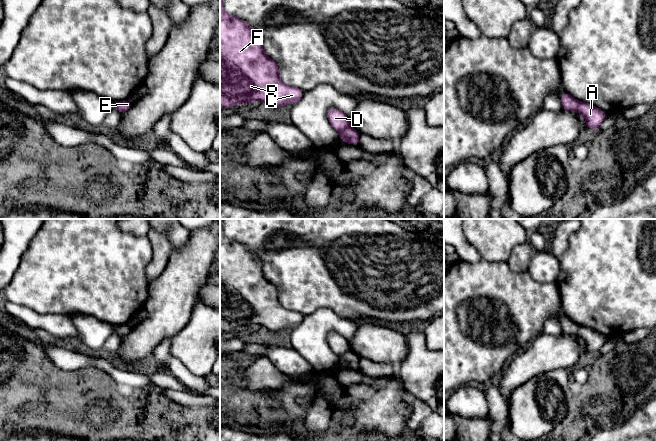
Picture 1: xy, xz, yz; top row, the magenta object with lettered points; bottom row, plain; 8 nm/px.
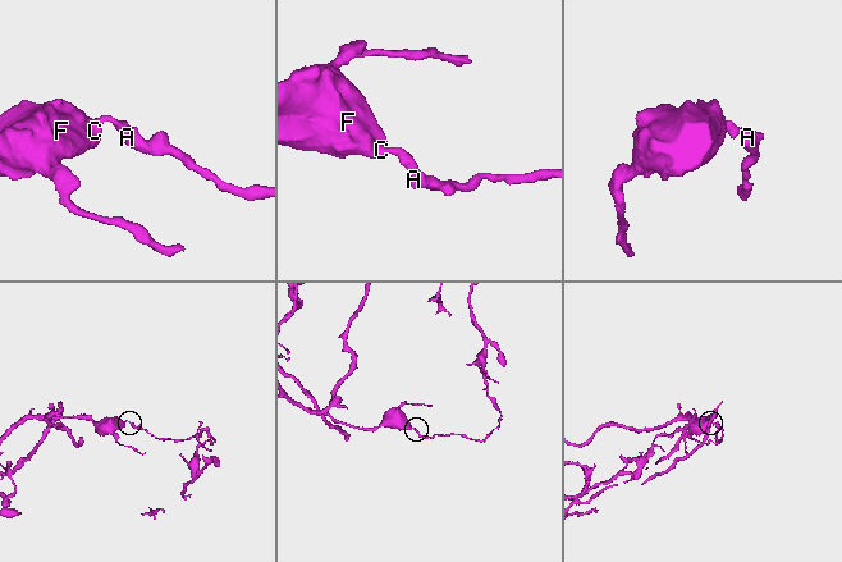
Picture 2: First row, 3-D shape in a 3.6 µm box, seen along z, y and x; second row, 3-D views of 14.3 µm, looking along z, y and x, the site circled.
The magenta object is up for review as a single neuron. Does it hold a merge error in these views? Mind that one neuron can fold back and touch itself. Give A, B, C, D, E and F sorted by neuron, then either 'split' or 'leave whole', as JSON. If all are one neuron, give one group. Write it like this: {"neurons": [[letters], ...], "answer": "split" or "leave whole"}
{"neurons": [["A", "E"], ["B", "C", "D", "F"]], "answer": "split"}

